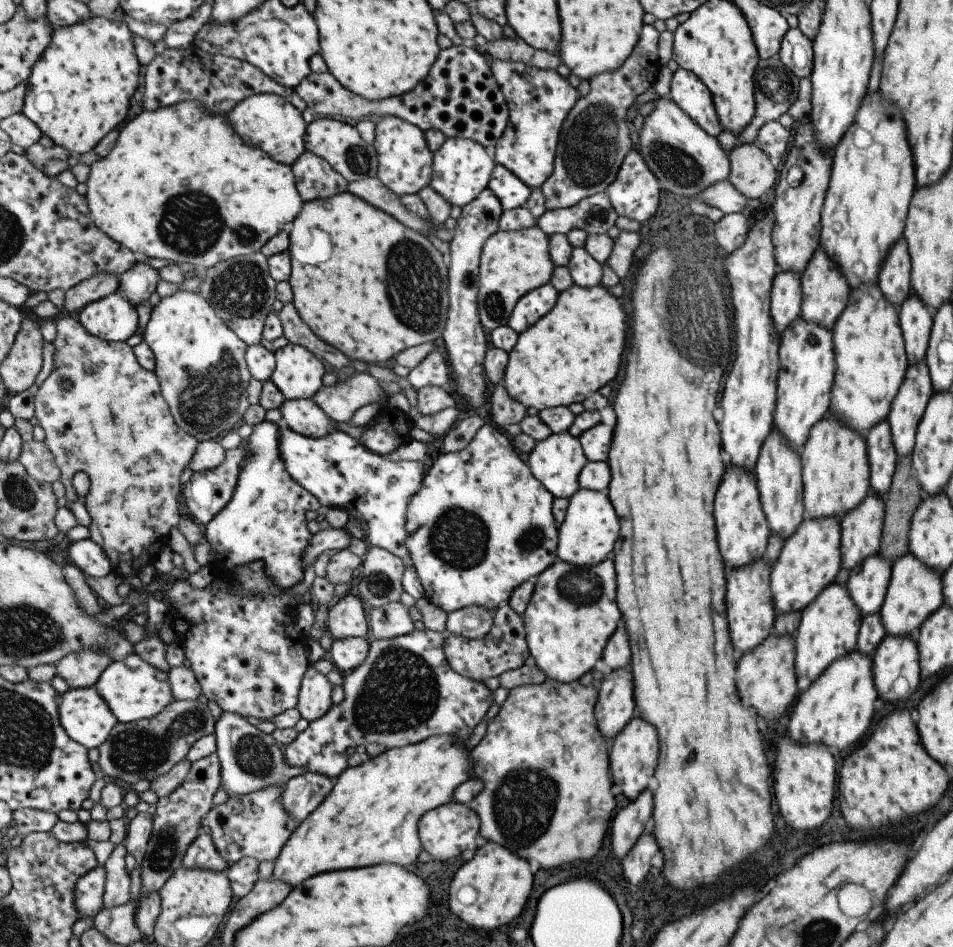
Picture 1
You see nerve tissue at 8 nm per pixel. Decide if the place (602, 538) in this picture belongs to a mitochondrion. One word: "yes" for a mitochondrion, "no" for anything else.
no

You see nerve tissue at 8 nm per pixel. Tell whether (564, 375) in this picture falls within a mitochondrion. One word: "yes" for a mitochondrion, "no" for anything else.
no

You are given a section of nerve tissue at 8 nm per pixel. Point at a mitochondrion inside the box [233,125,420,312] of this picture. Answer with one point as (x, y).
(359, 160)

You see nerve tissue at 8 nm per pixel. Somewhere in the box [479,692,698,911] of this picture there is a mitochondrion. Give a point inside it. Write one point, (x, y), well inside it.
(520, 801)

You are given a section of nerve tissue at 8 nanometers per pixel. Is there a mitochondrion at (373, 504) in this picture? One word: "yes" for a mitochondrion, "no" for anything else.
no

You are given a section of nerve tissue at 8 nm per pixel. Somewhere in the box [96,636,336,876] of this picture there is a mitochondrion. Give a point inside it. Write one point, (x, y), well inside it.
(140, 751)

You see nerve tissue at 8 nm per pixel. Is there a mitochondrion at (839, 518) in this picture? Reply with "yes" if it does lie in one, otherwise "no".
no

